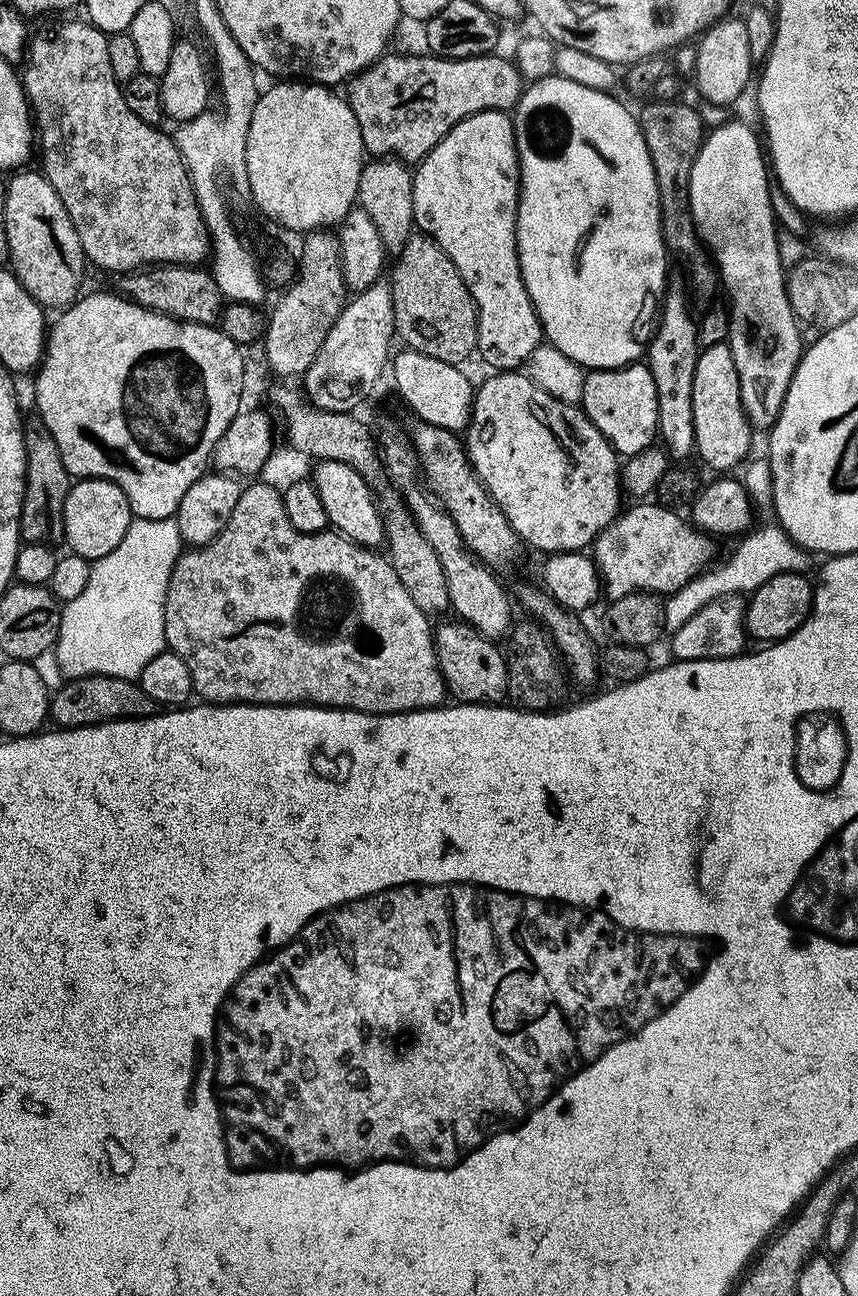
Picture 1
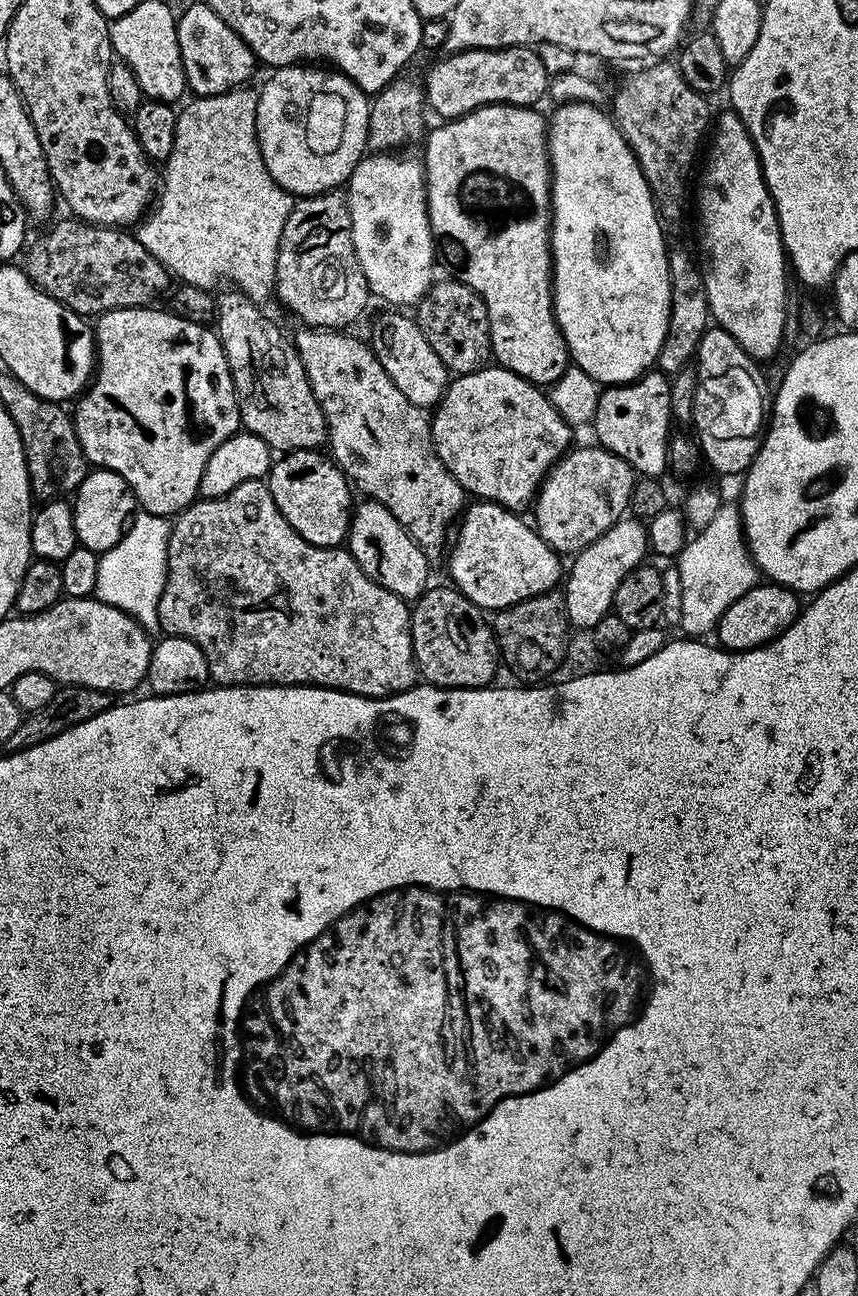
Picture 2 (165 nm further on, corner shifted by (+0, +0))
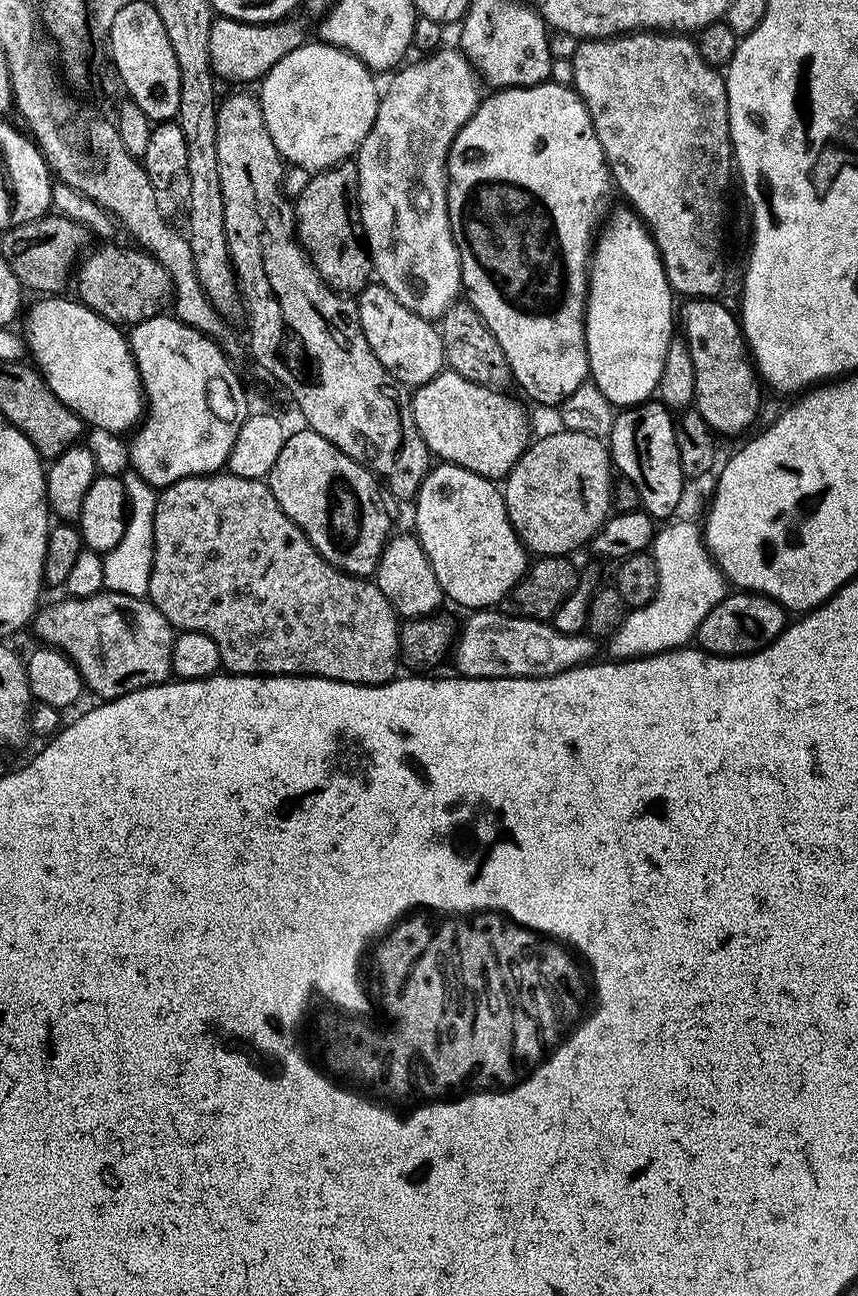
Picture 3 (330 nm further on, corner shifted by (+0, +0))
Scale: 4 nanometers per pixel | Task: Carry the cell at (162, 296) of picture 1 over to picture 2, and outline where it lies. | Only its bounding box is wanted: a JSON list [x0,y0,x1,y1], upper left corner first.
[26,219,169,318]

